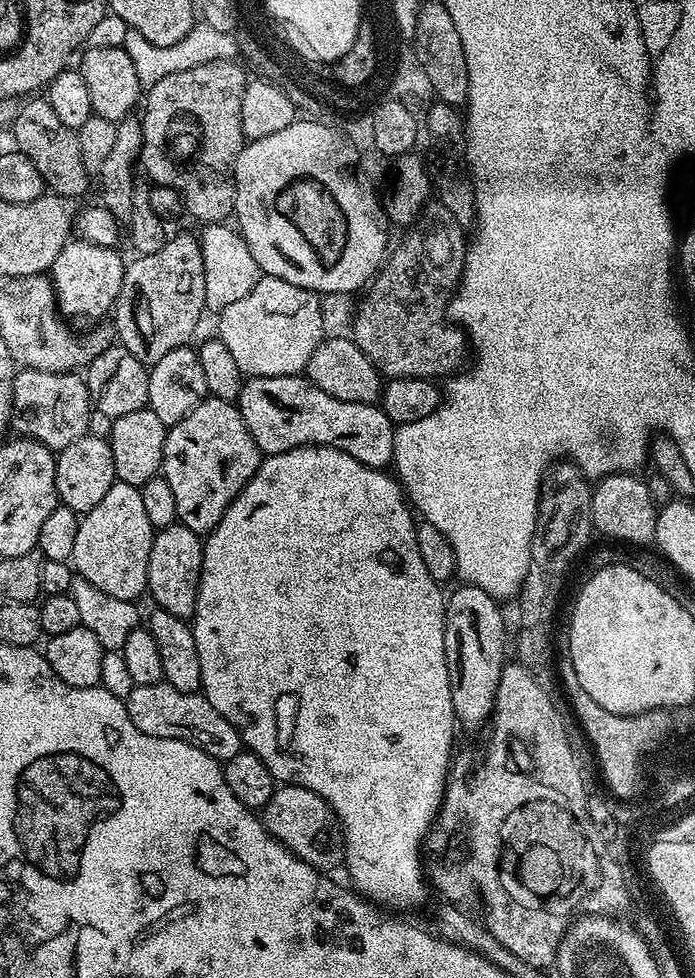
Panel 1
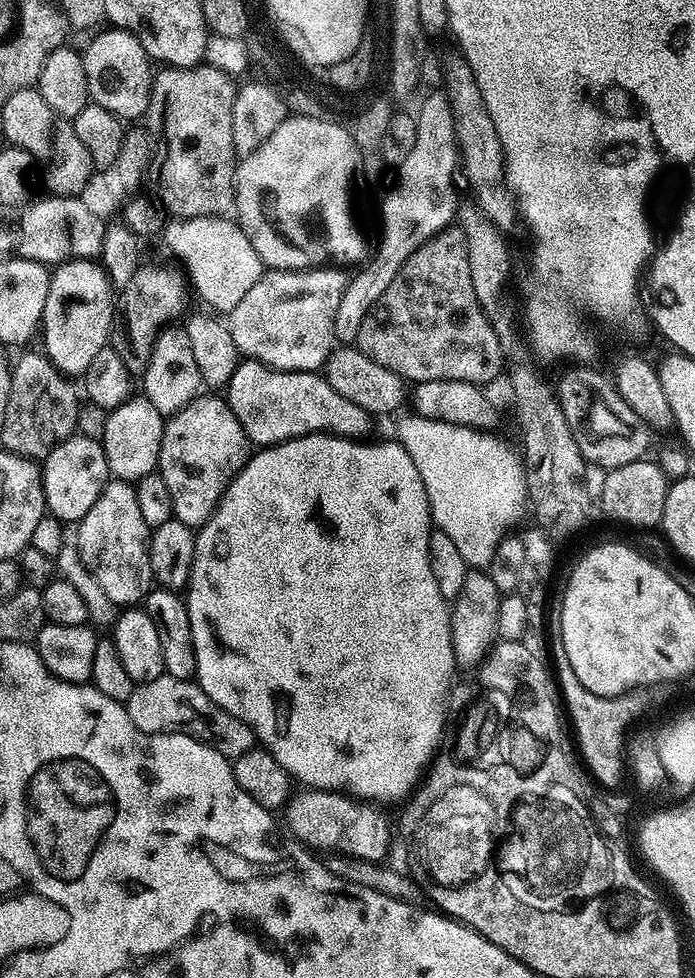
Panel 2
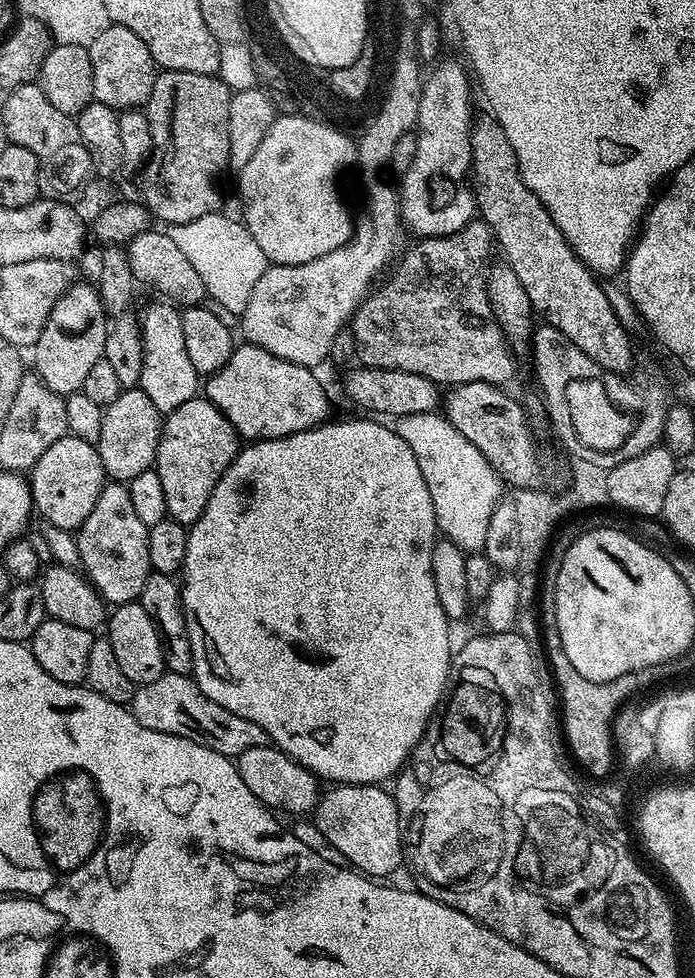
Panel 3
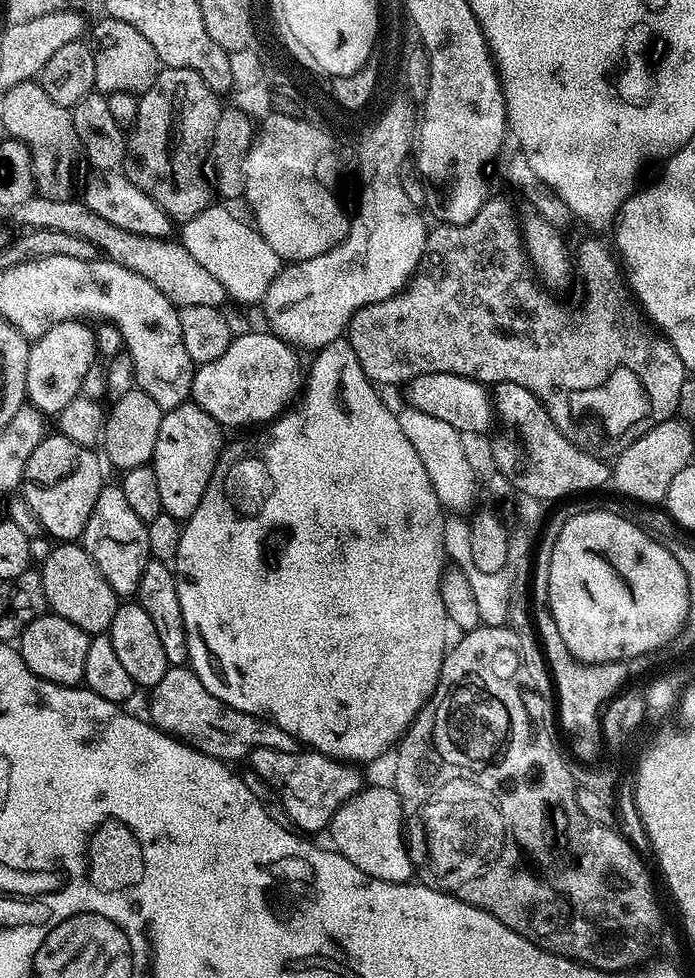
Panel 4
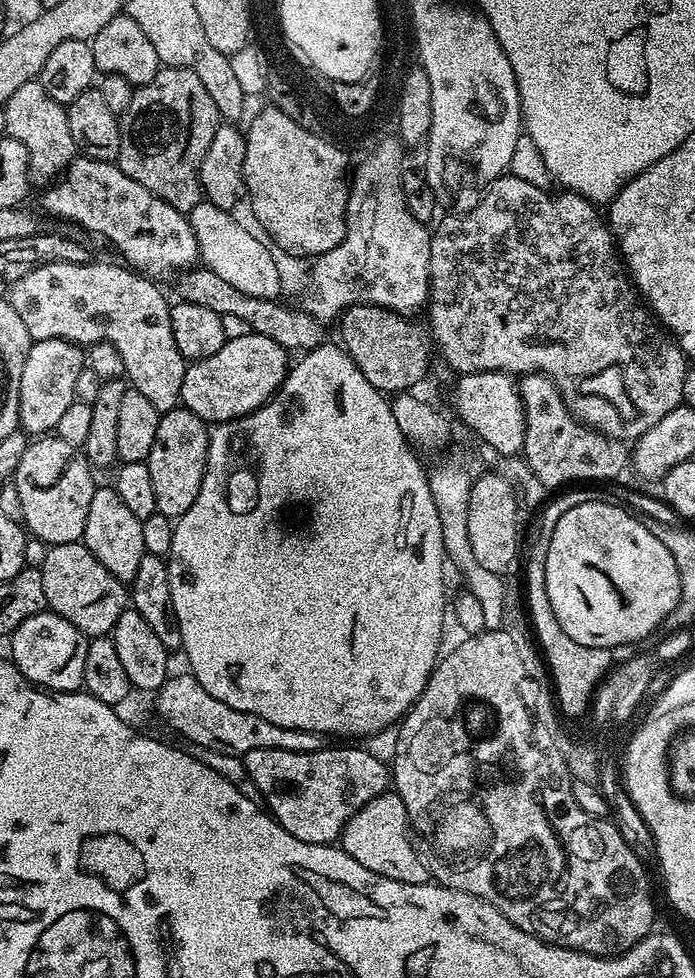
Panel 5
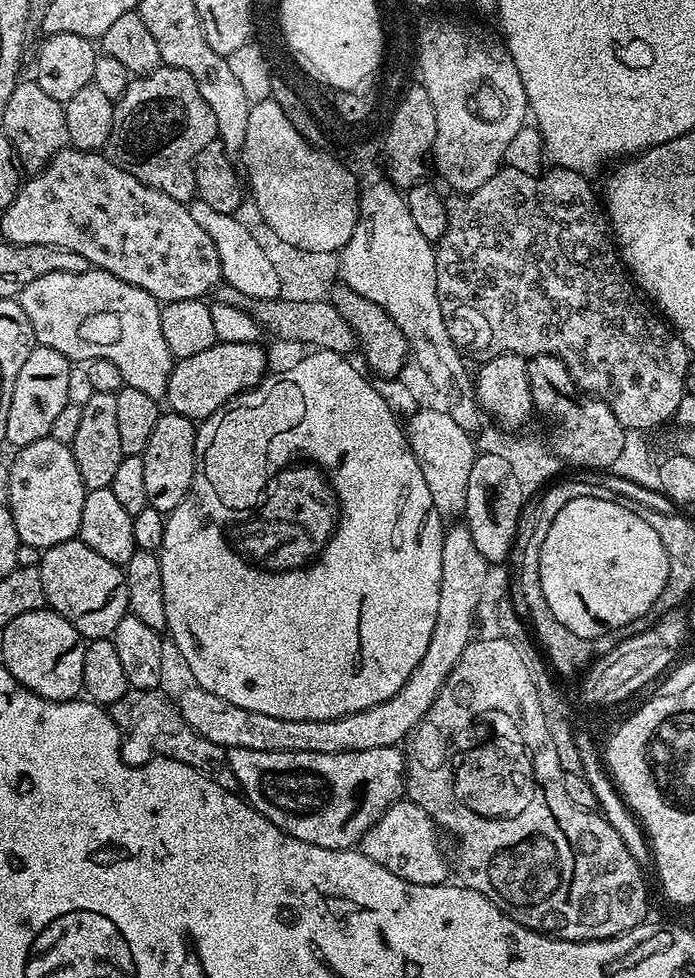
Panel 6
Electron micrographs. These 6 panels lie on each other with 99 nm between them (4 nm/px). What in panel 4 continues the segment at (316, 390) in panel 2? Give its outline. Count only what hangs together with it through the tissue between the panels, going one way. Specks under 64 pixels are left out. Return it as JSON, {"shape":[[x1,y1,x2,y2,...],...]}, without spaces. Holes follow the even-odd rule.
{"shape":[[251,330,241,336,233,336,224,354,212,362,199,365,192,379,191,403,197,404,210,418,217,420,225,429,244,428,247,424,264,424,284,415,293,407,302,392,302,368,297,349,273,336,271,331]]}

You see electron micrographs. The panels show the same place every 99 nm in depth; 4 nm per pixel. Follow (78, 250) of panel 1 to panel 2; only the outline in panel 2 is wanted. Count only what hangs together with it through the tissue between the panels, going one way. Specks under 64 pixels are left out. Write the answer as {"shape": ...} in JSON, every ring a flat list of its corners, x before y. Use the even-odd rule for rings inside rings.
{"shape":[[69,258,48,277,42,321,43,355,69,378,83,377,94,358,109,347,114,327,114,285,95,259]]}

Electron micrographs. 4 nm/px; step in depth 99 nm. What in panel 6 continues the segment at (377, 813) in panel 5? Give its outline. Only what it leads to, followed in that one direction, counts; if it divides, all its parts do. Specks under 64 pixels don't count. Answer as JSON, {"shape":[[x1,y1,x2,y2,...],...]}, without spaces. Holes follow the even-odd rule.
{"shape":[[401,798,384,811,382,818,366,830,360,840,359,851,364,853,370,862,378,862,390,874,398,874,406,882,415,884,442,884,449,879,450,864,444,861,444,852,436,841,438,829,426,812,413,800]]}

